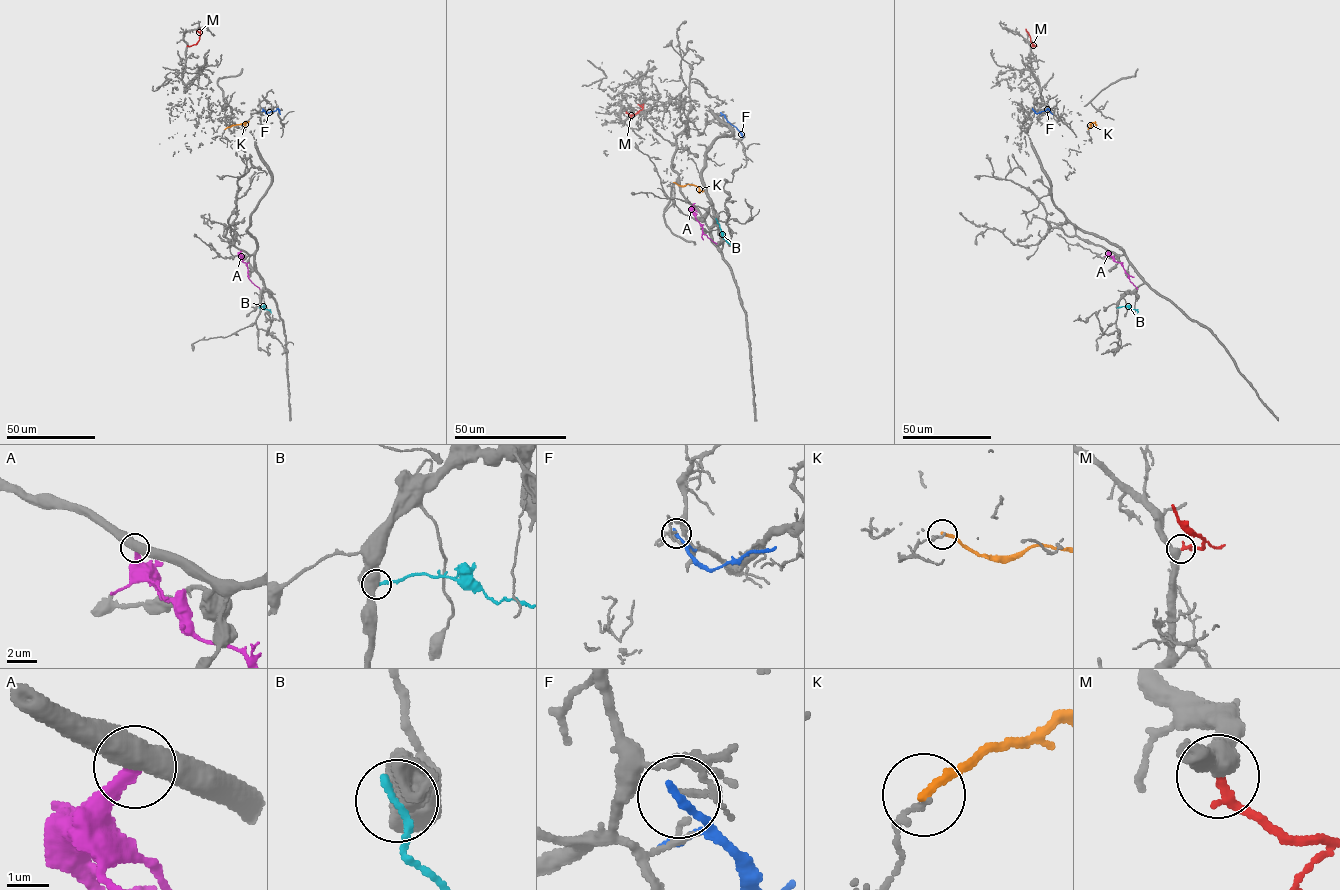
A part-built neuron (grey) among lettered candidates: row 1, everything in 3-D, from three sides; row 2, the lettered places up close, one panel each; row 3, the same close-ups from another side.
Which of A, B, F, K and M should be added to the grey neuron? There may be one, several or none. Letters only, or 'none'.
M

